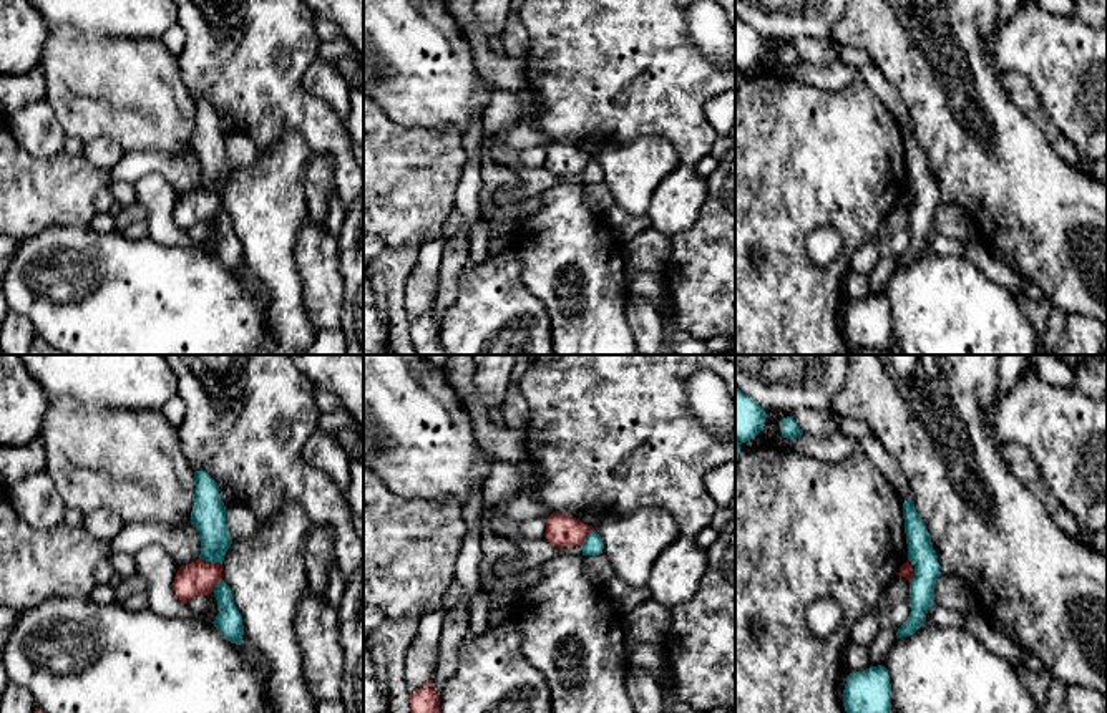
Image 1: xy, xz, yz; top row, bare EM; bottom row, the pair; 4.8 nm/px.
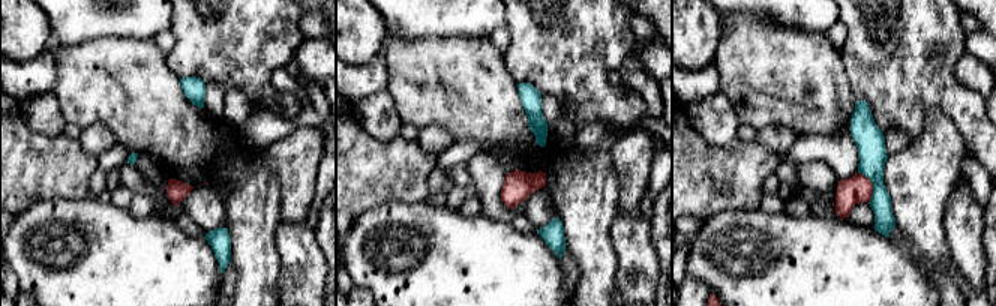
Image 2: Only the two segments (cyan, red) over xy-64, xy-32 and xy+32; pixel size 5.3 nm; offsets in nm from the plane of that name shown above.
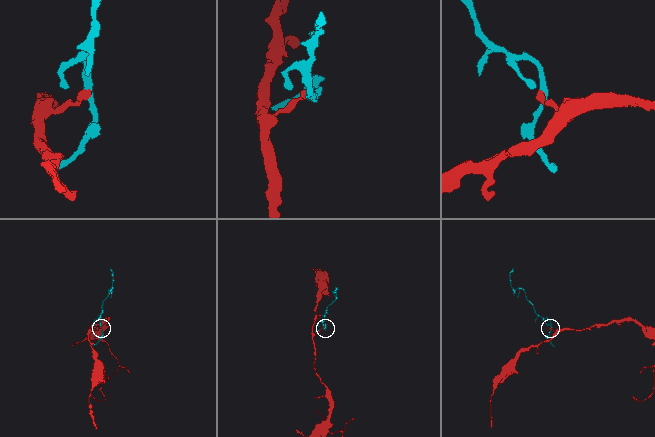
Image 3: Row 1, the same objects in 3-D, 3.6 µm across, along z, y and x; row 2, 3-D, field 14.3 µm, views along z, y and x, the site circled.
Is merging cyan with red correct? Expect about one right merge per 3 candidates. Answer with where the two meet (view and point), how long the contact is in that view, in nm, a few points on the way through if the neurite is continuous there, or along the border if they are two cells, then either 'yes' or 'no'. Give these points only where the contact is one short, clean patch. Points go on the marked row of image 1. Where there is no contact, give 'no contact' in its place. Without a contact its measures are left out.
meets cyan in xy at (209, 561); contact 110 nm long; border along xy (199, 557), (219, 564); no

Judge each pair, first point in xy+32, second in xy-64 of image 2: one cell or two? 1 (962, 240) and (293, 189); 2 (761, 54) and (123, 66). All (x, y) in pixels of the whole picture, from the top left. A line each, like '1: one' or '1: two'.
1: two
2: one

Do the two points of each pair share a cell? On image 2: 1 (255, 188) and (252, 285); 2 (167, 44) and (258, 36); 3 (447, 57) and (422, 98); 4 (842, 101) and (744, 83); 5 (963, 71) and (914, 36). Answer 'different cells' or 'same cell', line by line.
1: same cell
2: different cells
3: same cell
4: same cell
5: different cells

